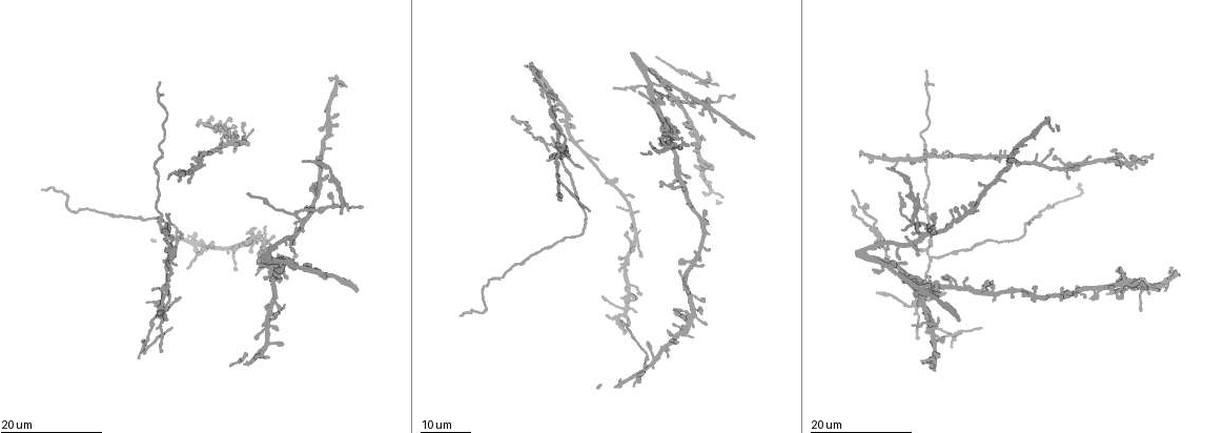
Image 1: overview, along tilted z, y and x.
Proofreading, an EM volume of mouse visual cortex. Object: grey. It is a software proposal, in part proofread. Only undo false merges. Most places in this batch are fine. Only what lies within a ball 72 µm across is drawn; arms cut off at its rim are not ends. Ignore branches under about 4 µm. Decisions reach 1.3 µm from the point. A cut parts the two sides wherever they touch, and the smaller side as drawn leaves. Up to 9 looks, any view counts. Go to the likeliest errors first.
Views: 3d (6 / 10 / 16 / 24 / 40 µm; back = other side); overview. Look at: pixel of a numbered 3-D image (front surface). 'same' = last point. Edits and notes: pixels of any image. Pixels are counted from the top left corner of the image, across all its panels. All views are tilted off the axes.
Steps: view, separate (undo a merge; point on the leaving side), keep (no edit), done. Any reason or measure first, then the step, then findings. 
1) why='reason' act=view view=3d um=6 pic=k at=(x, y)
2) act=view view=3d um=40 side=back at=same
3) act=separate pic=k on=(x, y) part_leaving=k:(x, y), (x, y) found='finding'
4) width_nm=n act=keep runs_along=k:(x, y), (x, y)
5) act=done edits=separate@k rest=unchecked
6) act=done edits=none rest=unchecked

why='three-way junction' act=view view=3d um=24 pic=1 at=(696, 309)

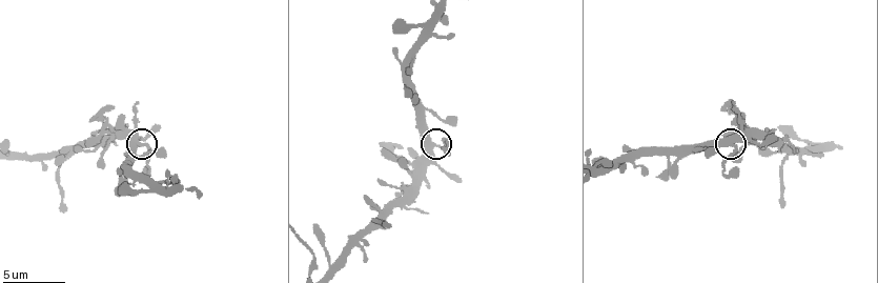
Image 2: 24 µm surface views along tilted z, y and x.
why='zoom in' act=view view=3d um=6 pic=2 at=(142, 146)

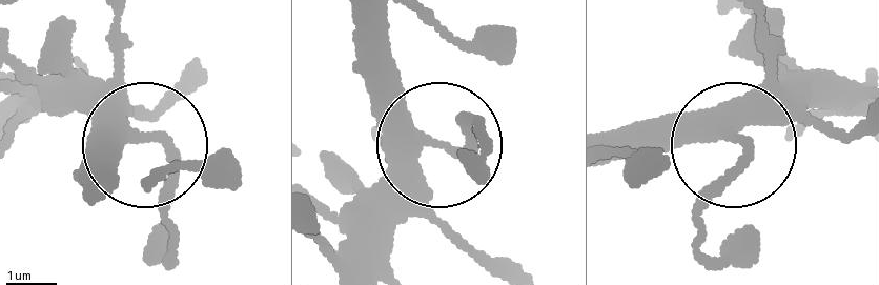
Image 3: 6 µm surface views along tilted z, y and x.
width_nm=320 act=keep found='all the same neuron'

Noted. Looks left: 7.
why='branch point' act=view view=3d um=24 pic=1 at=(166, 268)

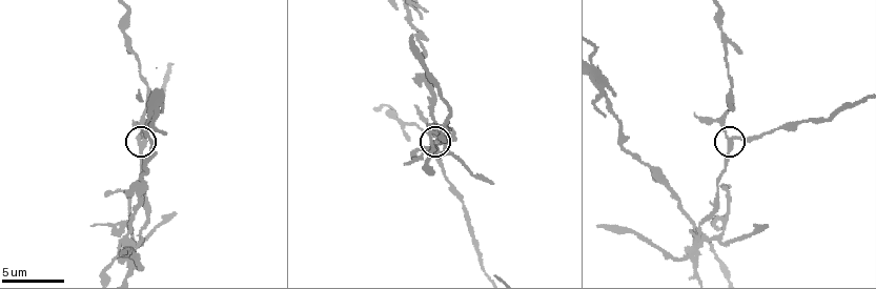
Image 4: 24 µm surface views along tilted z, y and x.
act=view view=3d um=10 pic=4 at=(137, 139)

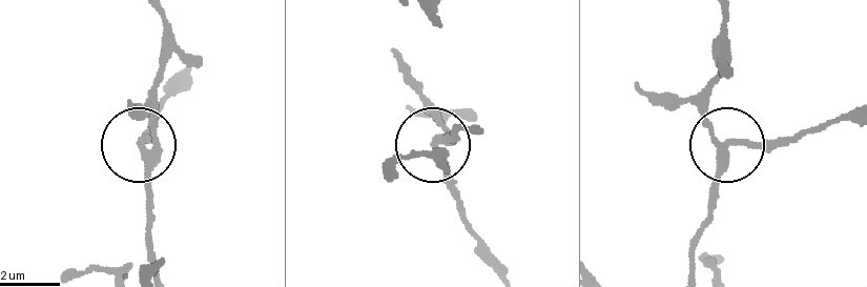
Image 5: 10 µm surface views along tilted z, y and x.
arms=3 act=keep runs_along=5:(689, 269), (689, 247), (707, 217), (721, 157), (704, 85) found='continuous, no second neuron'

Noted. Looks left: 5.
why='a fork' act=view view=3d um=24 pic=1 at=(671, 136)

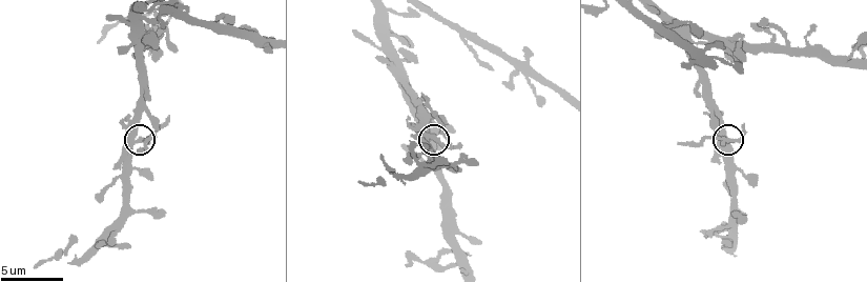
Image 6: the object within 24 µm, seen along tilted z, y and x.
act=view view=3d um=6 pic=6 at=(137, 139)

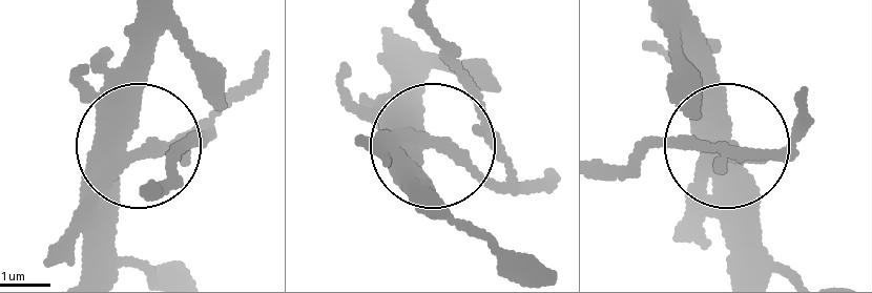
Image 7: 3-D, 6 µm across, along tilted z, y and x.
width_nm=370 act=keep runs_along=7:(153, 23), (136, 68), (133, 138), (198, 140), (182, 149) found='all the same neuron'

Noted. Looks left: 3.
act=view view=3d um=24 pic=1 at=(204, 244)

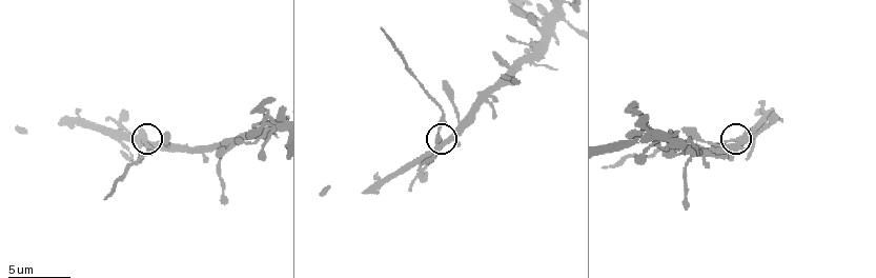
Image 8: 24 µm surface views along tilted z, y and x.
why='zoom in' act=view view=3d um=10 pic=8 at=(739, 140)

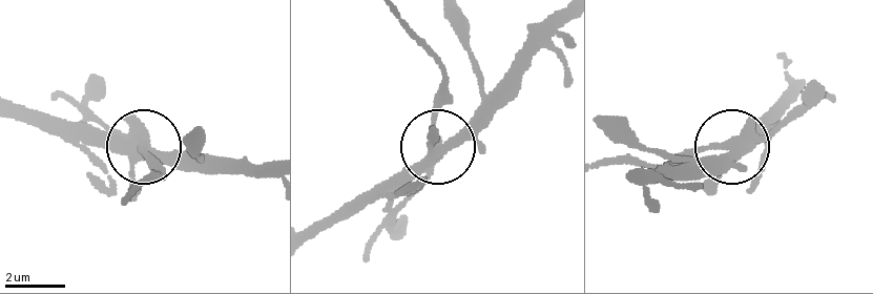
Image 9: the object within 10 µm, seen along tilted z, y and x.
width_nm=350 act=keep runs_along=9:(559, 19), (473, 120), (379, 194) found='one neuron here'

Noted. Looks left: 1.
act=done edits=none rest=unchecked

